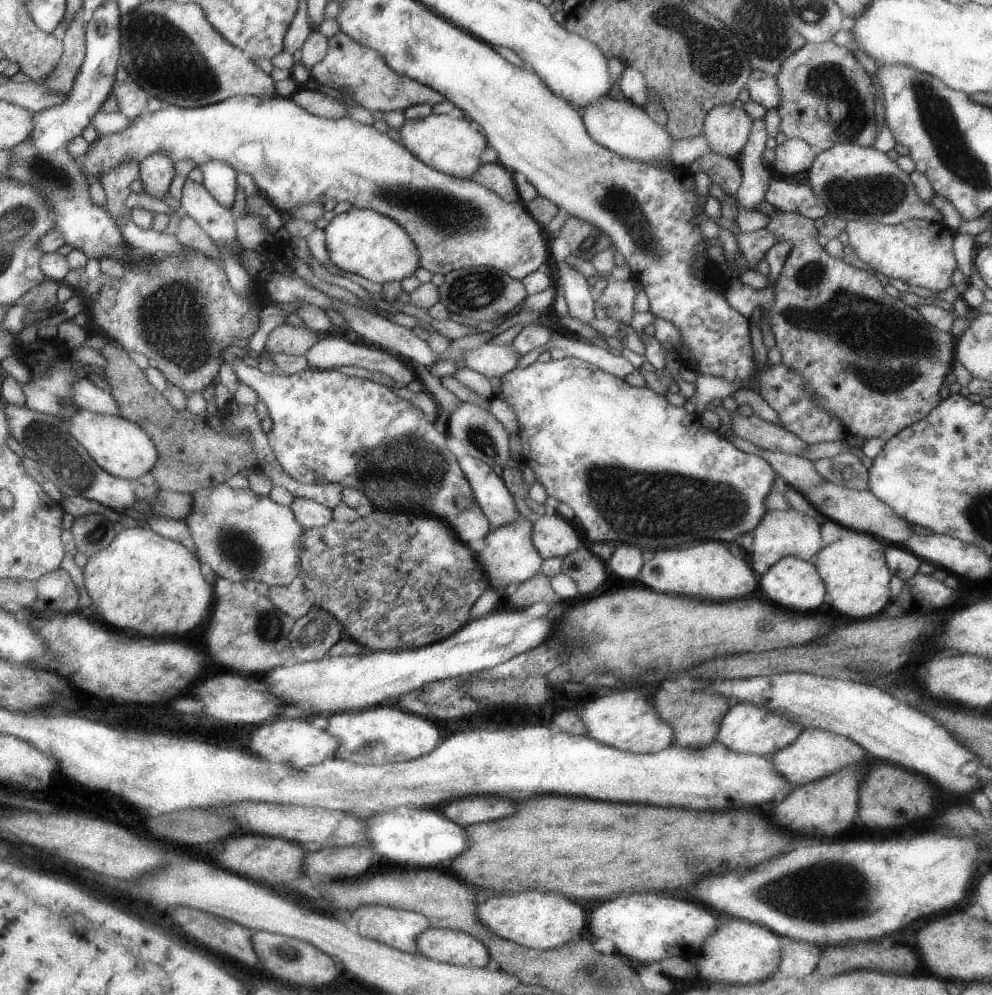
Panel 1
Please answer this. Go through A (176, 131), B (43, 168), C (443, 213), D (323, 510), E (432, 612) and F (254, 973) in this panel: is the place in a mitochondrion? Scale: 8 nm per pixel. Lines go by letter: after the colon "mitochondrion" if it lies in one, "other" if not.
A: other
B: mitochondrion
C: mitochondrion
D: other
E: mitochondrion
F: other

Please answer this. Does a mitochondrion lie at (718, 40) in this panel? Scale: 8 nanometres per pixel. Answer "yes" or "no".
yes

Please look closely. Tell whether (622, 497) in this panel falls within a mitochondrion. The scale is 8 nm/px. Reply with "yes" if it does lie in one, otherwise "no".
yes

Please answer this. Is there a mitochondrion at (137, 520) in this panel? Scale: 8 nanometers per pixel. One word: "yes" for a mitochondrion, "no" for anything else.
no

